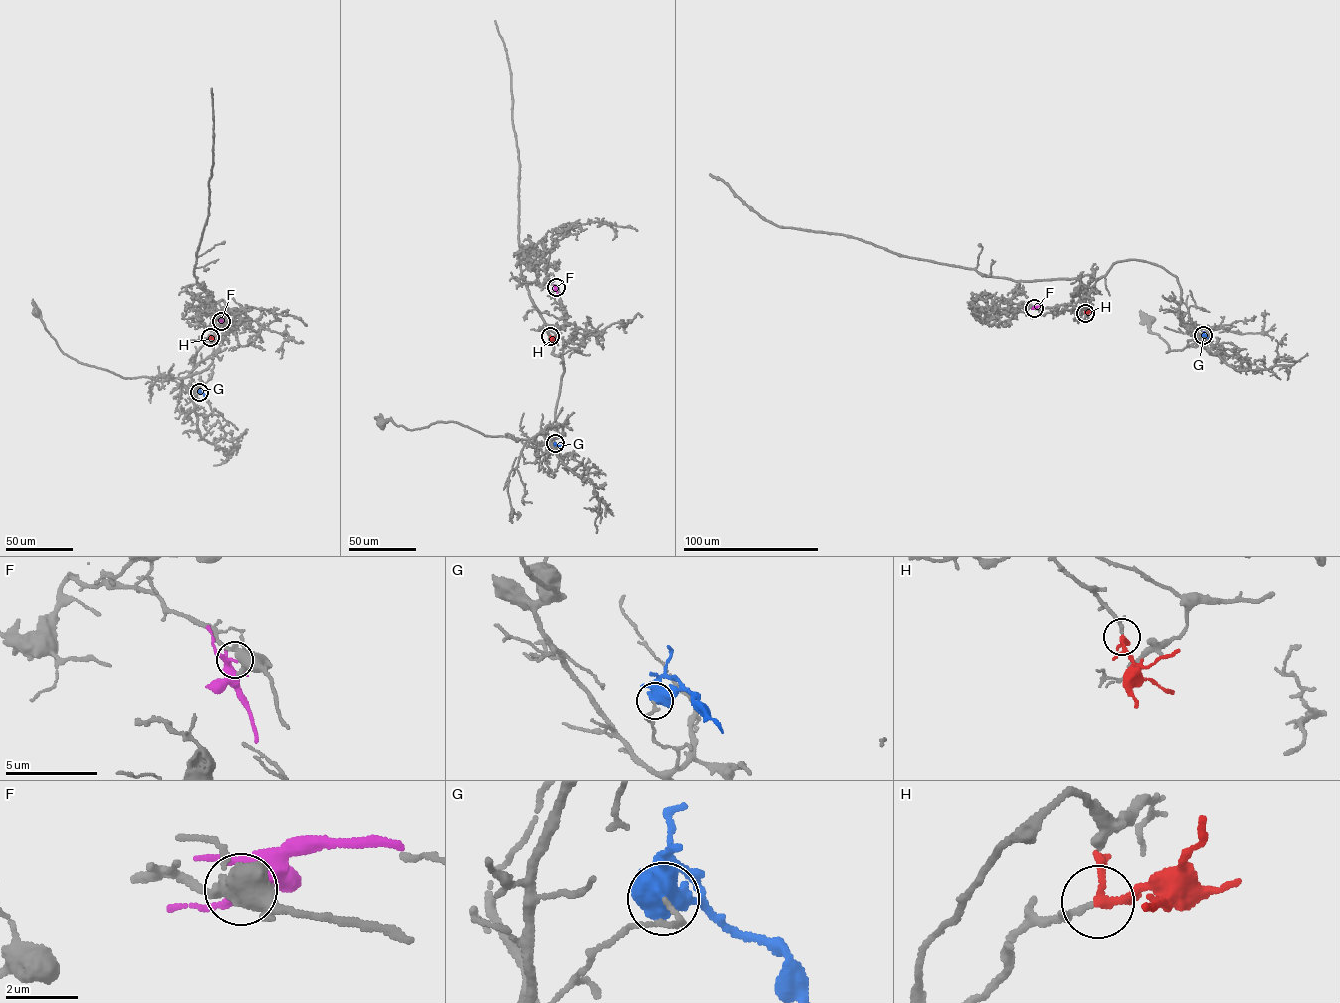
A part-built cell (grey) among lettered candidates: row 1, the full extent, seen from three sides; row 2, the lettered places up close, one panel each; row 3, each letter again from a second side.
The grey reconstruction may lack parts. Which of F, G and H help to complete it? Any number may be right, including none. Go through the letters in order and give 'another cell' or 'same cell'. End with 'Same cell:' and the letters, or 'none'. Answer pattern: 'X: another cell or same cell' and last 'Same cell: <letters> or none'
F: another cell
G: another cell
H: same cell
Same cell: H

